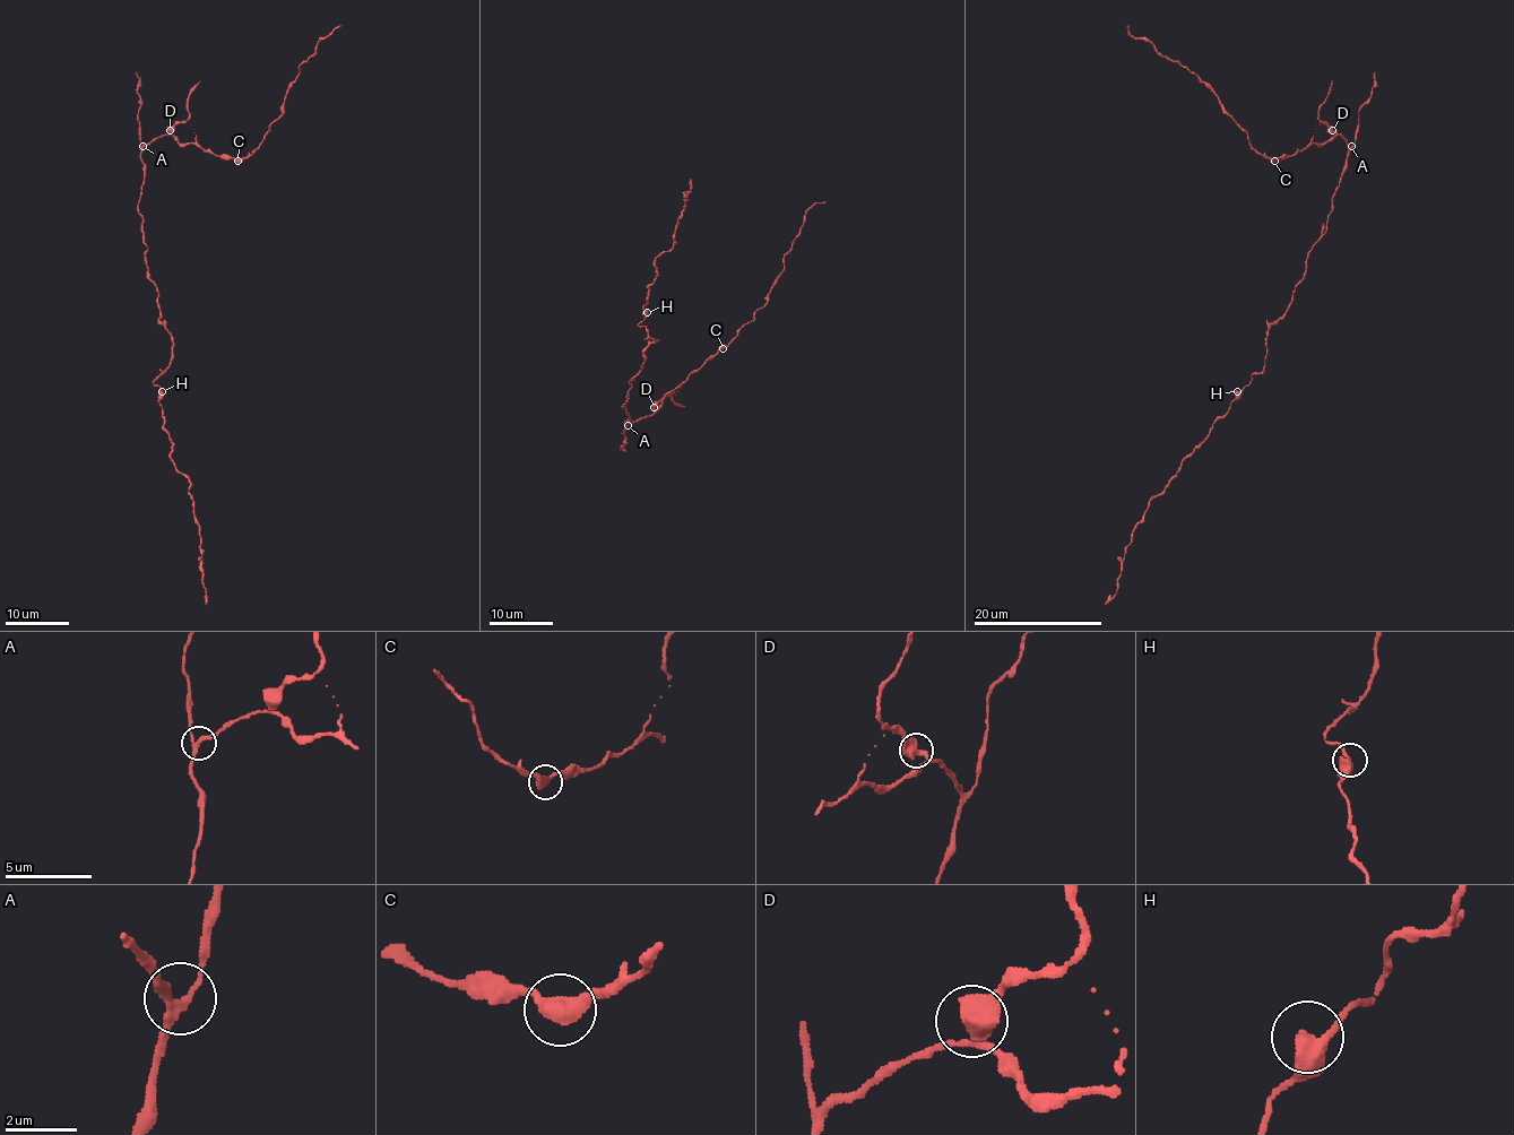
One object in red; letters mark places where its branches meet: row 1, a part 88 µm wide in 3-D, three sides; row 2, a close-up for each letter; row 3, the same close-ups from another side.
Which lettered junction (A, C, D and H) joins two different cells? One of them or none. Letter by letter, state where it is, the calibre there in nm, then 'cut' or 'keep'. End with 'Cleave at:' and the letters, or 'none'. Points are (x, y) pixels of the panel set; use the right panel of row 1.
A: at (1351, 146); 220 nm thick; keep
C: at (1274, 161); 420 nm thick; keep
D: at (1332, 130); 400 nm thick; cut
H: at (1237, 391); 360 nm thick; keep
Cleave at: D

